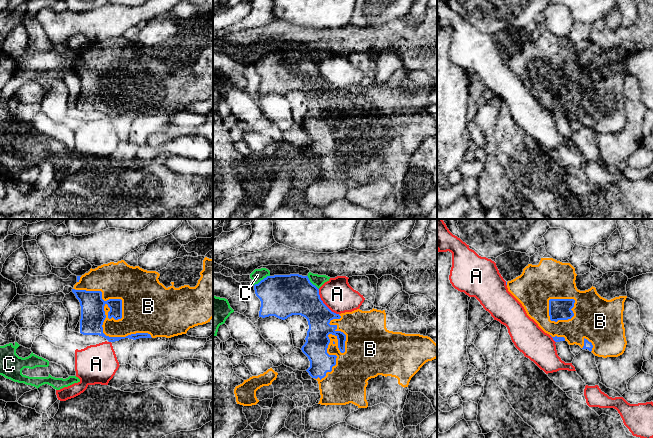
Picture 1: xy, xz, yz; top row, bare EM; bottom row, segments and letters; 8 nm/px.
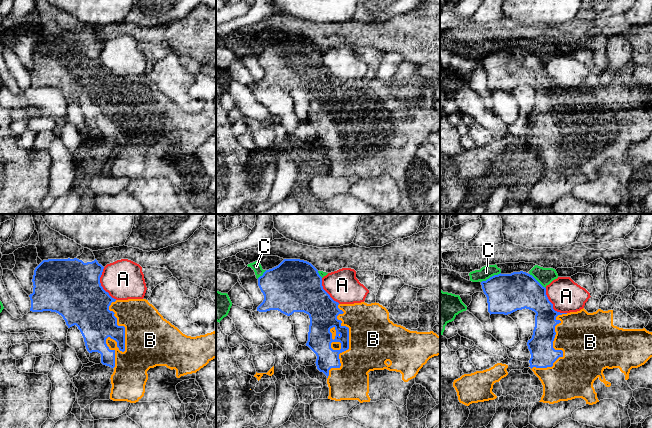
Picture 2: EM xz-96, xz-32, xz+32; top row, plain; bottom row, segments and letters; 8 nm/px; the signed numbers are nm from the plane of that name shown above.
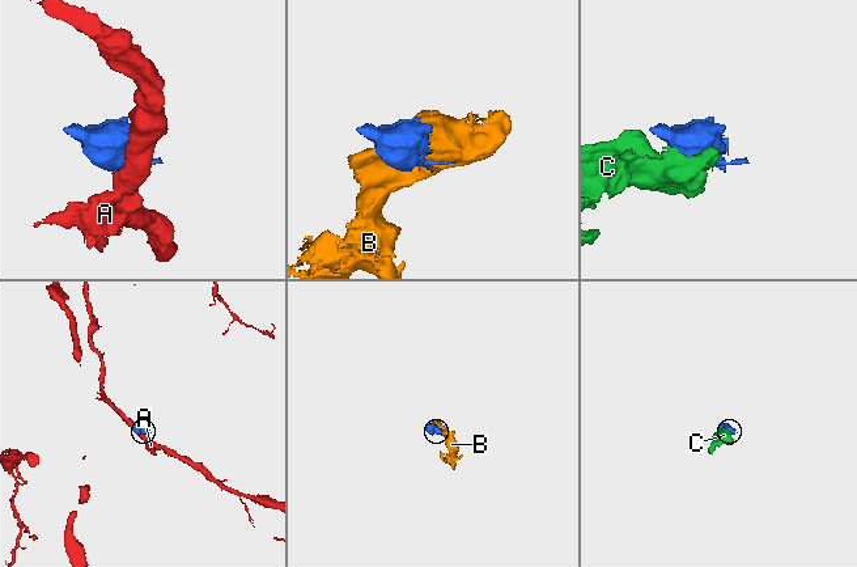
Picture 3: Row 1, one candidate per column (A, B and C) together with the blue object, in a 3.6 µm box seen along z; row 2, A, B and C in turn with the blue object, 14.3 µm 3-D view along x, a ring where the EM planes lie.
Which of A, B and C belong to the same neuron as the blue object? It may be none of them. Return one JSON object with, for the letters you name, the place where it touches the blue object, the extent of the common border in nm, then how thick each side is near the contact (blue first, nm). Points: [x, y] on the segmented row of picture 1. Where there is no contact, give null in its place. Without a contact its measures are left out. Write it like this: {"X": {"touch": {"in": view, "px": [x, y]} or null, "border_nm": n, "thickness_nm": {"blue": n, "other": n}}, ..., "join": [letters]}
{"B": {"touch": {"in": "xy", "px": [116, 319]}, "border_nm": 750, "thickness_nm": {"blue": 190, "other": 380}}, "join": ["B"]}

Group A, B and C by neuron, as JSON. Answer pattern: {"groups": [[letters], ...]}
{"groups": [["A"], ["B"], ["C"]]}

